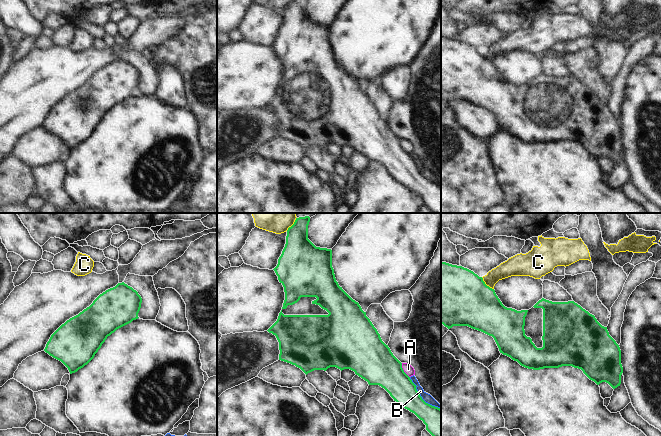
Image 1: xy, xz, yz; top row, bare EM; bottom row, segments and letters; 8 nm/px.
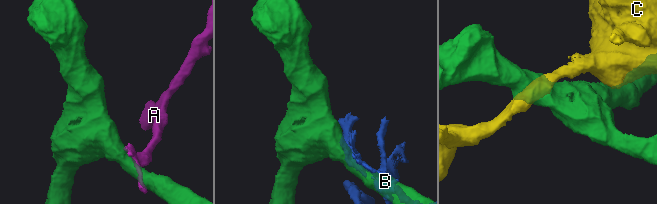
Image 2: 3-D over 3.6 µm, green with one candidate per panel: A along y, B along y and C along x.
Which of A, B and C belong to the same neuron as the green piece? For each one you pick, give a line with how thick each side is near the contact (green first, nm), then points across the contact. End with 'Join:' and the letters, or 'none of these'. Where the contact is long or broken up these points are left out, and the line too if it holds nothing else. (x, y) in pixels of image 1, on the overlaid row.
Join: none of these

